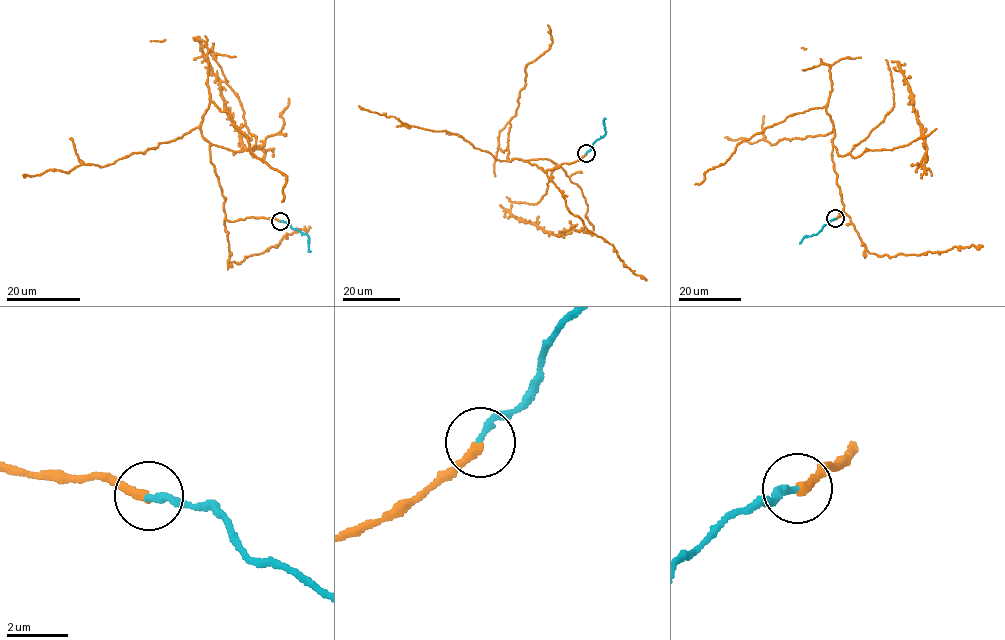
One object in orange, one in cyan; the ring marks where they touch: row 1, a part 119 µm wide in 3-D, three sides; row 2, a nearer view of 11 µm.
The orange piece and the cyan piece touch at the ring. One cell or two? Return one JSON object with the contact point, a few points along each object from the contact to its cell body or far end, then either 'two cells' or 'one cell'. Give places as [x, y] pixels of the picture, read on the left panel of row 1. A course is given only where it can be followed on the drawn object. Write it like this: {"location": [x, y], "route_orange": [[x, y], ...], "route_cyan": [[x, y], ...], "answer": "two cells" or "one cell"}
{"location": [280, 221], "route_orange": [[280, 221], [225, 219], [209, 147], [243, 151], [256, 141], [206, 44], [241, 143], [273, 156]], "route_cyan": [[280, 221], [308, 236], [310, 252]], "answer": "one cell"}

